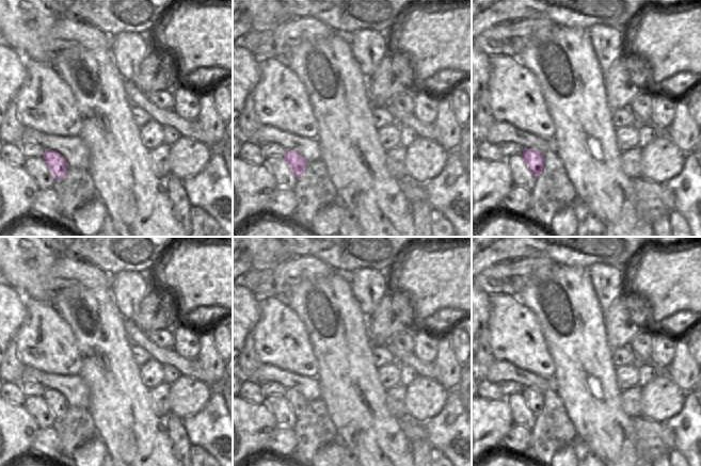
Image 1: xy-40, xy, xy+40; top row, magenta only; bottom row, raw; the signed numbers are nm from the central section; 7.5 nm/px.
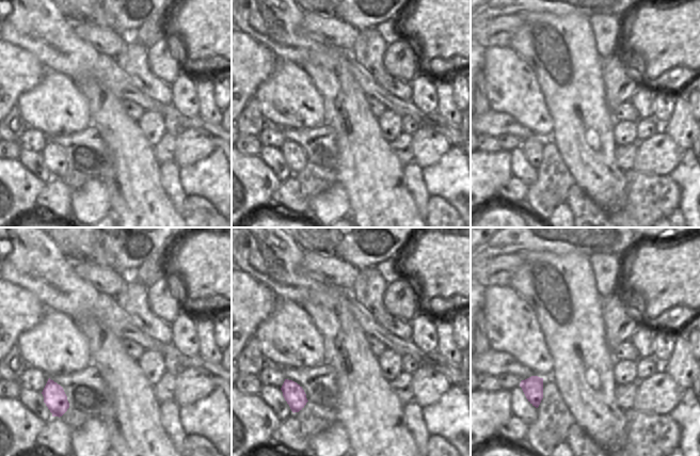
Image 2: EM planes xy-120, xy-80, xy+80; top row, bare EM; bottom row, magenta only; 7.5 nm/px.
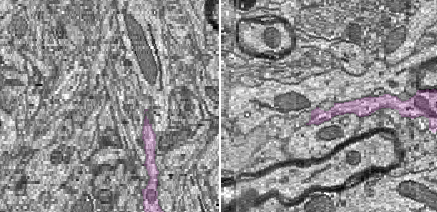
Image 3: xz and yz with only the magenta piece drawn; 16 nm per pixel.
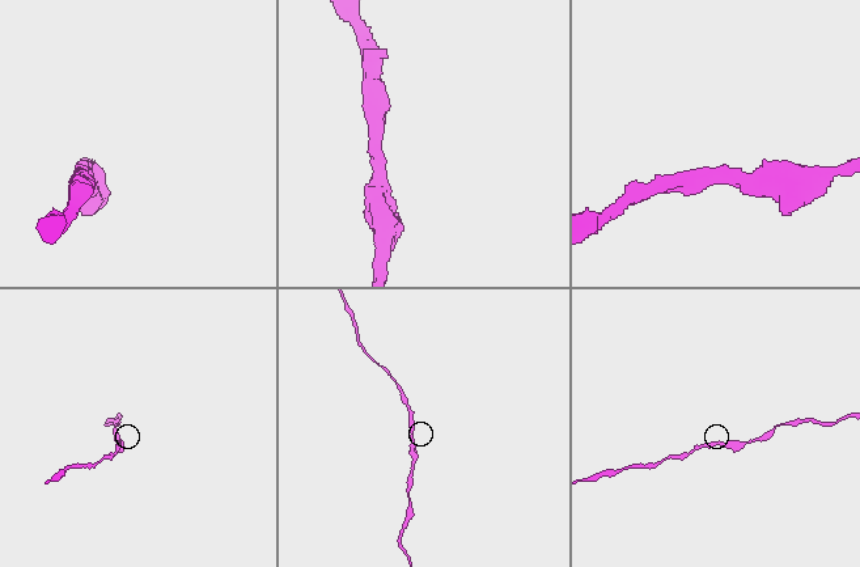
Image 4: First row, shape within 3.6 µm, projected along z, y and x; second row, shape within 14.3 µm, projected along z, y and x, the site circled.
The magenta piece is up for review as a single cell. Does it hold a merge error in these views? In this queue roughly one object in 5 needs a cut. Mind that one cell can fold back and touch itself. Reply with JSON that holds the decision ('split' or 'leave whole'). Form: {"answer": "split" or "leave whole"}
{"answer": "leave whole"}

